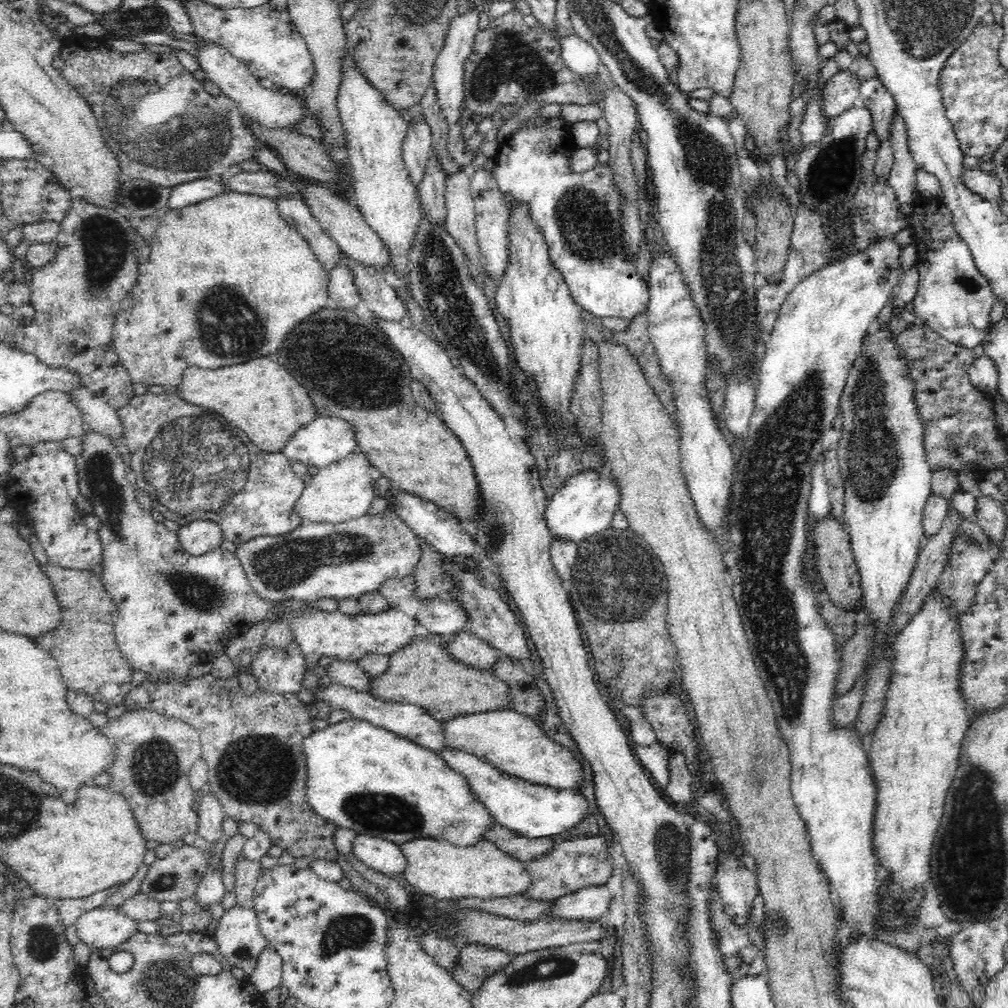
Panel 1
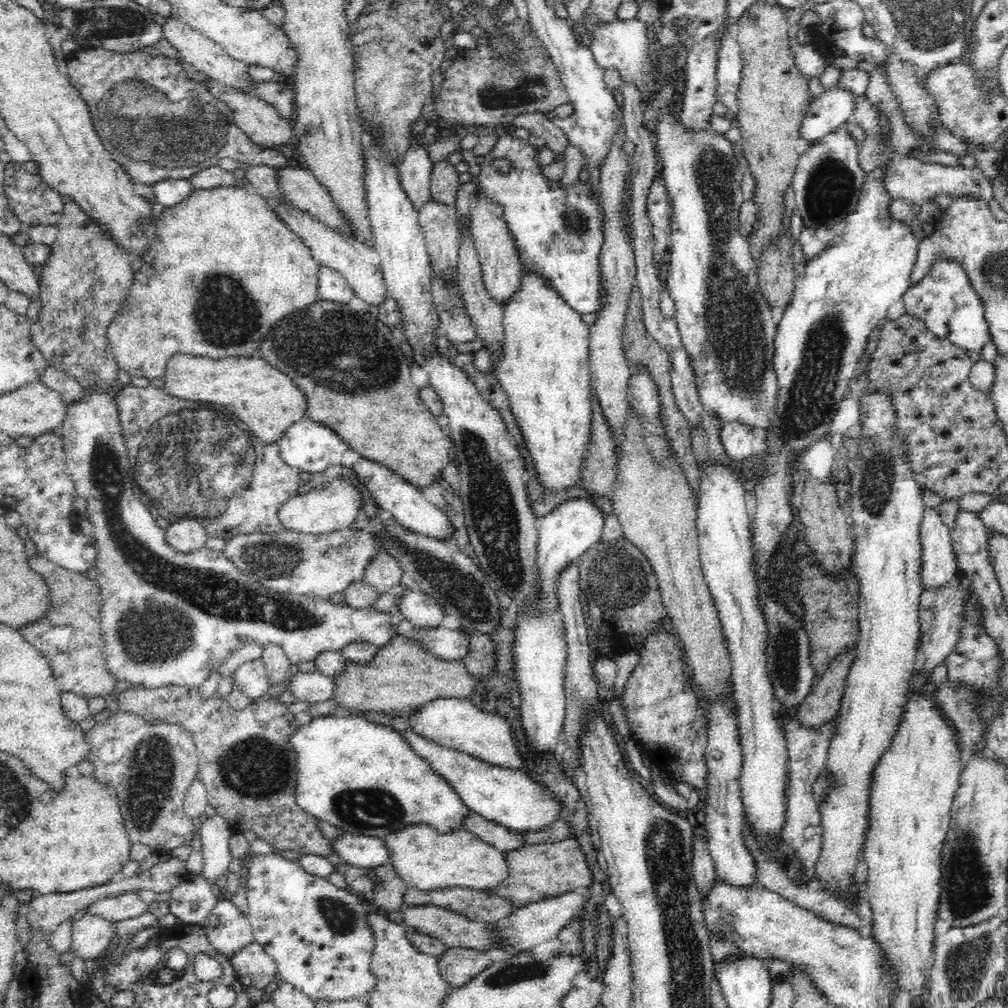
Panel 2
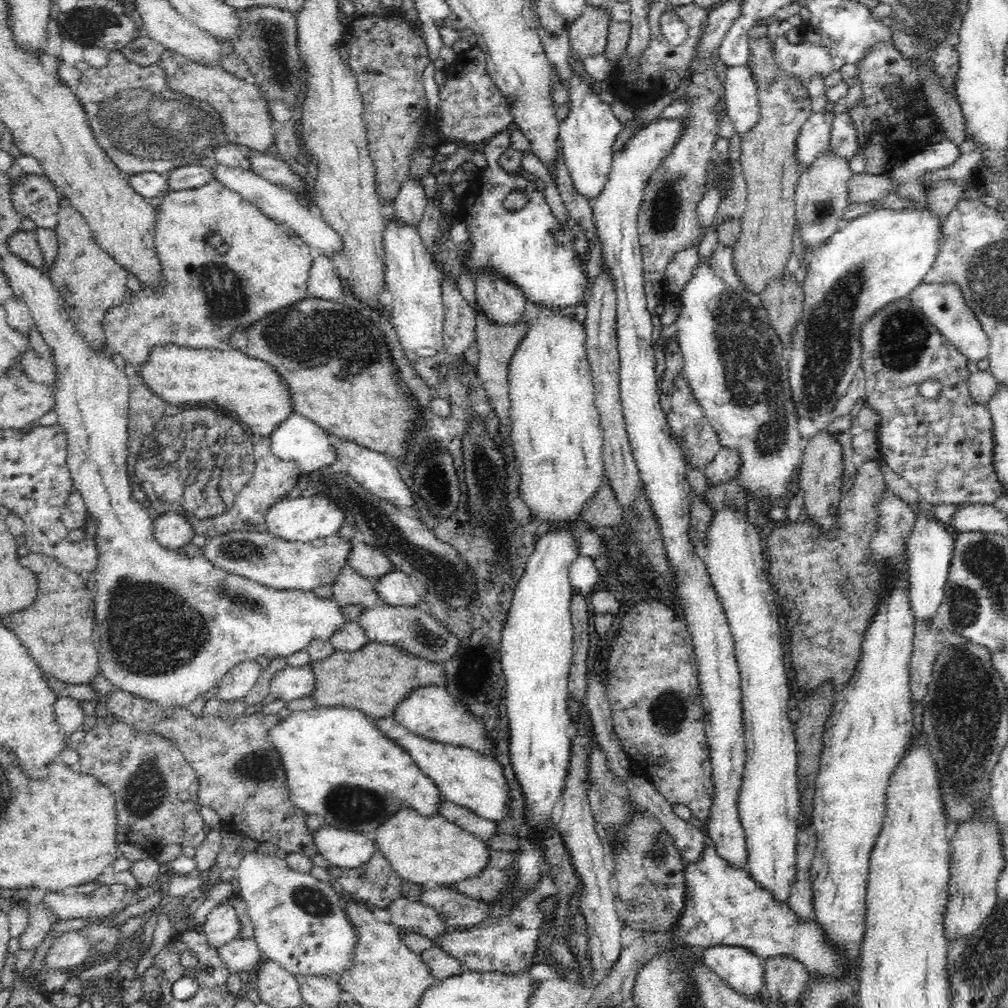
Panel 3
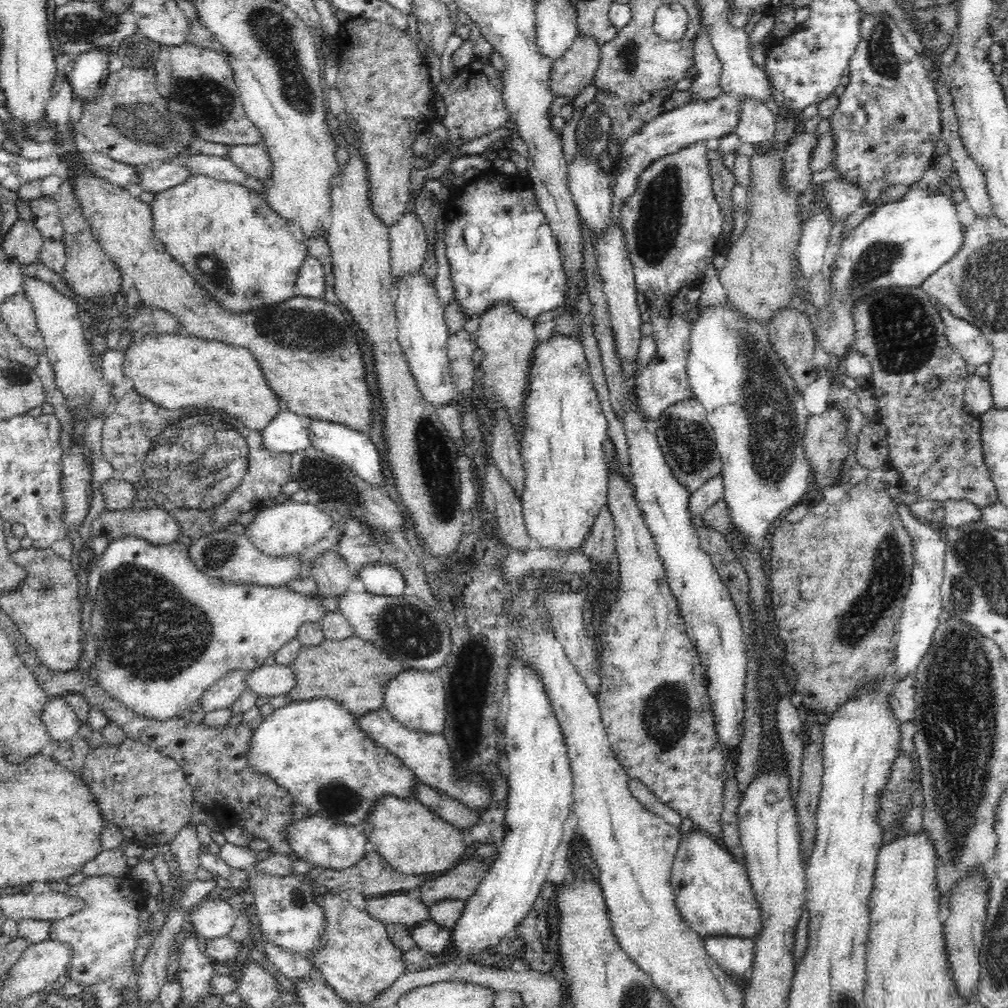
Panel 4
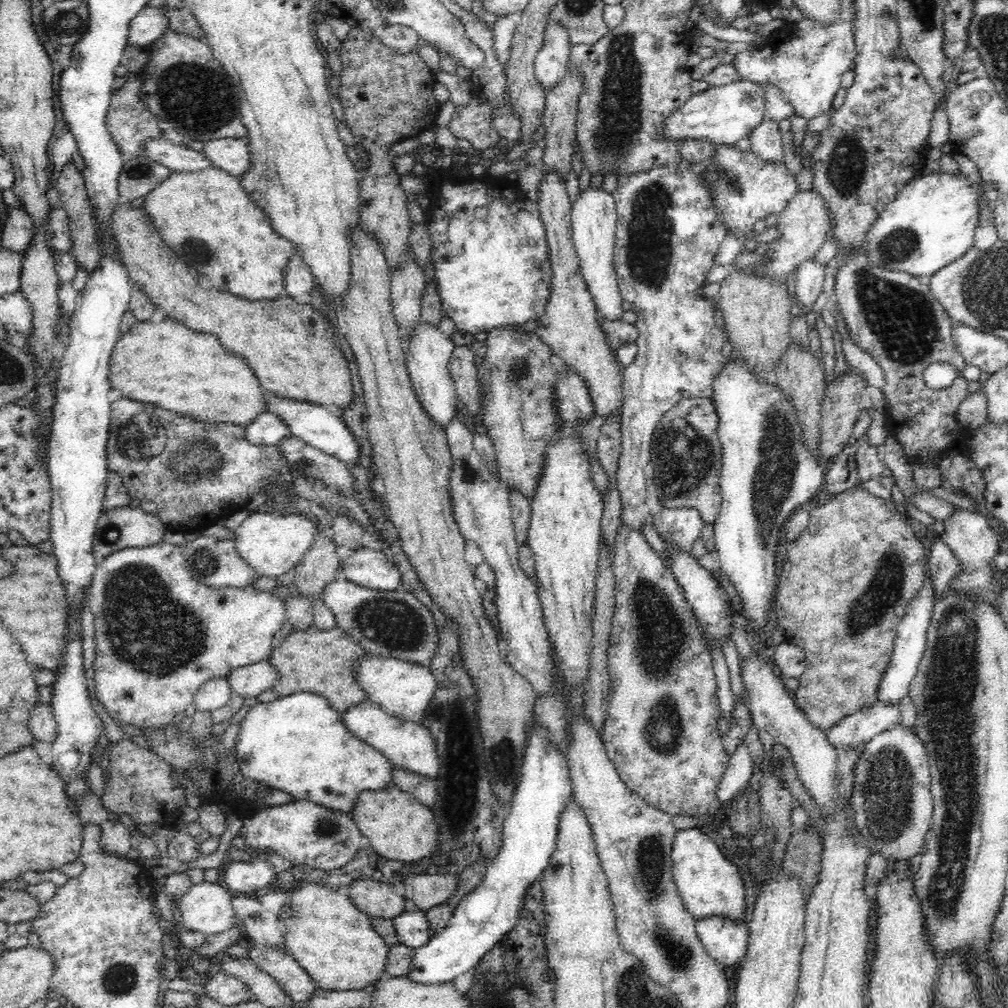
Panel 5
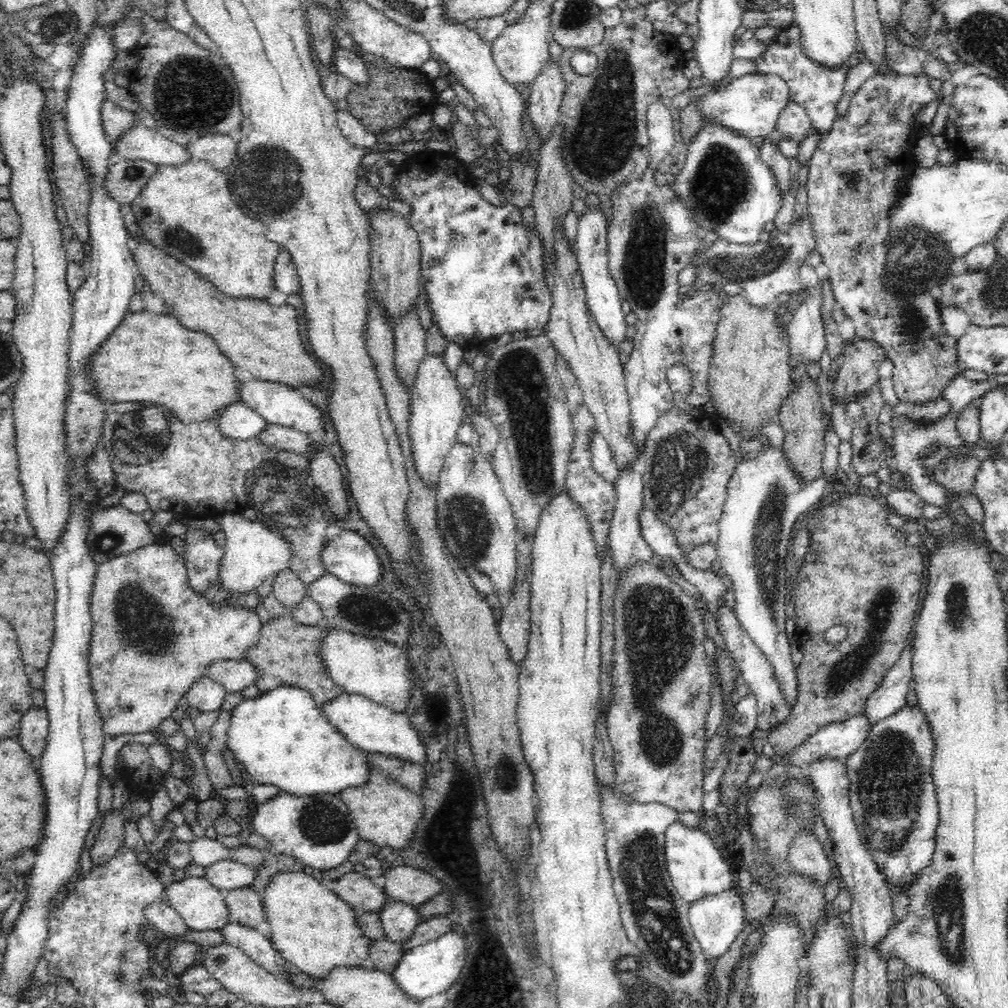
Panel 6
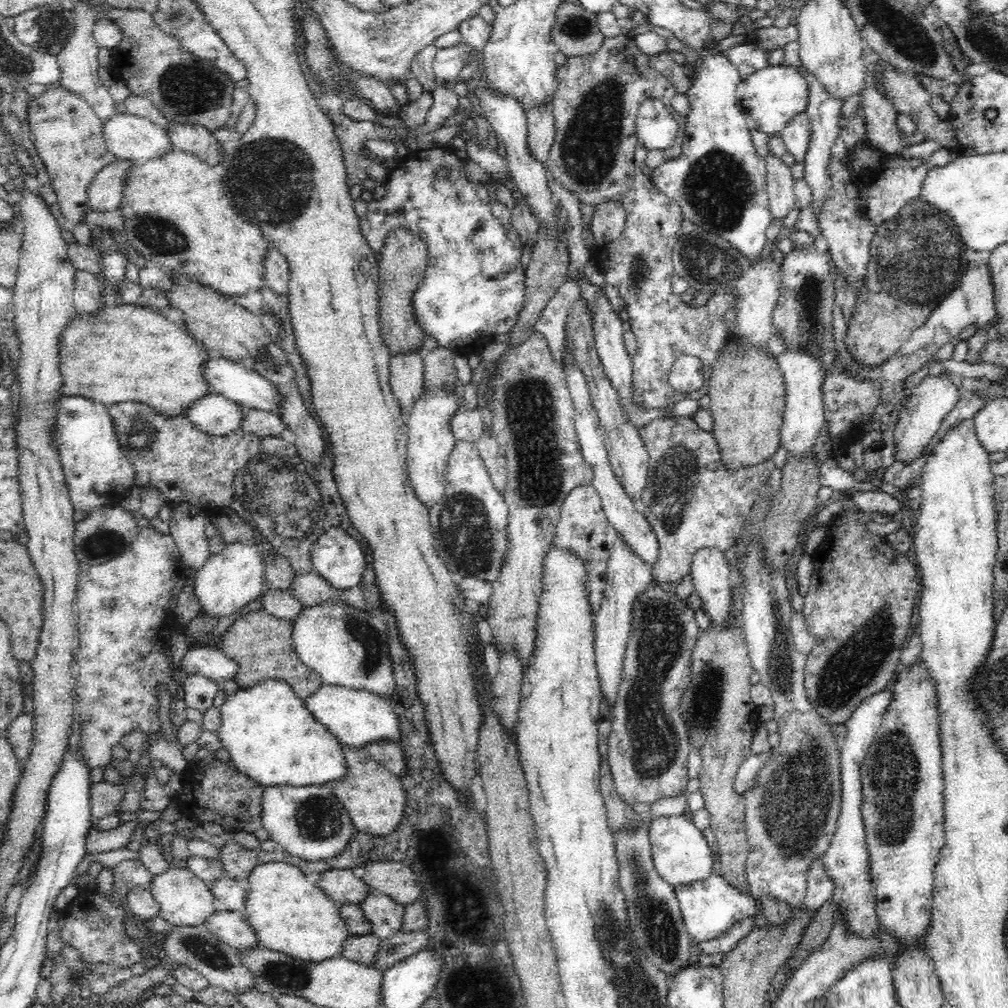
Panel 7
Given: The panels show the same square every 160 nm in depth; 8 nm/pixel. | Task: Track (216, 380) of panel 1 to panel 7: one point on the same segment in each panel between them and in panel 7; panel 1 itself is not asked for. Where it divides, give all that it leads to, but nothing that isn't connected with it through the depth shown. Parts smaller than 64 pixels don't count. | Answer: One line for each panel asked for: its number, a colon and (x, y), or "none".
2: (268, 402)
3: (252, 390)
4: (173, 371)
5: (166, 364)
6: (152, 358)
7: (130, 354)

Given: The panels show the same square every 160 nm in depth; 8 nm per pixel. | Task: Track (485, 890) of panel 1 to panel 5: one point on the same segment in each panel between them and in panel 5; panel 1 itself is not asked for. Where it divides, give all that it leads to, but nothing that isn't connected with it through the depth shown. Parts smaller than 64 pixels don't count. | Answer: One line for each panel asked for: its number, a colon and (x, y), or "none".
2: (424, 859)
3: (432, 852)
4: (416, 841)
5: (399, 827)

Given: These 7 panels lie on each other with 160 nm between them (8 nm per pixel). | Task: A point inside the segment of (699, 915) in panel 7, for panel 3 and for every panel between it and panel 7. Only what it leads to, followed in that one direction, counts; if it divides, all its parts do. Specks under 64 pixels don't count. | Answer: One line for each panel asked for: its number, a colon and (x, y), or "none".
3: (741, 970)
4: (735, 956)
5: (726, 942)
6: (716, 920)

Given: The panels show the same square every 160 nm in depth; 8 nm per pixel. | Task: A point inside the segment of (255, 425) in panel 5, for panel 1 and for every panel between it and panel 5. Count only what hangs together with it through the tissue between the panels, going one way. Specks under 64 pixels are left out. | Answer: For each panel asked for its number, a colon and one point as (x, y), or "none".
1: (323, 440)
2: (310, 447)
3: (298, 439)
4: (287, 432)

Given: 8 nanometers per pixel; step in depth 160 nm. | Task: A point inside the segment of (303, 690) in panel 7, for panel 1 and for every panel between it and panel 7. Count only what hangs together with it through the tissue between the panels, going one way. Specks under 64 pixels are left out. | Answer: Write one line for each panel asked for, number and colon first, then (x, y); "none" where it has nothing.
1: (423, 673)
2: (403, 677)
3: (376, 679)
4: (353, 672)
5: (320, 662)
6: (289, 654)

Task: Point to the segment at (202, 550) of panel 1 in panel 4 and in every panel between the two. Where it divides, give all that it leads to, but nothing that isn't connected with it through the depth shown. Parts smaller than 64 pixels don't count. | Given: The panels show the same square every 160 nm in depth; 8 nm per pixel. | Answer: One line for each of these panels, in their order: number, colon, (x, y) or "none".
2: (188, 534)
3: (172, 531)
4: (156, 525)

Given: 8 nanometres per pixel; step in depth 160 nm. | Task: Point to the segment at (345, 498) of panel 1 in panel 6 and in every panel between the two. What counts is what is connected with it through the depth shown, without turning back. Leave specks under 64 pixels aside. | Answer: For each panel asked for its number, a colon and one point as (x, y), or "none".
2: (335, 506)
3: (302, 518)
4: (287, 528)
5: (272, 543)
6: (254, 552)

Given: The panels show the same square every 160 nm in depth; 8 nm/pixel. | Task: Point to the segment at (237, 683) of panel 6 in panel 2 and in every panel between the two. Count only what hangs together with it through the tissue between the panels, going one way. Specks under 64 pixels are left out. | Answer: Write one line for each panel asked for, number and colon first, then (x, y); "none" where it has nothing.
2: (314, 686)
3: (290, 683)
4: (267, 680)
5: (251, 680)

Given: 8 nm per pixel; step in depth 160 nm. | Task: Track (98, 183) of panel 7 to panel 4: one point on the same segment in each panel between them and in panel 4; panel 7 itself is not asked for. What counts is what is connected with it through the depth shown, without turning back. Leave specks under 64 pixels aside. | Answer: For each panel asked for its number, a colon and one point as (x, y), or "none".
4: (167, 175)
5: (140, 175)
6: (126, 178)

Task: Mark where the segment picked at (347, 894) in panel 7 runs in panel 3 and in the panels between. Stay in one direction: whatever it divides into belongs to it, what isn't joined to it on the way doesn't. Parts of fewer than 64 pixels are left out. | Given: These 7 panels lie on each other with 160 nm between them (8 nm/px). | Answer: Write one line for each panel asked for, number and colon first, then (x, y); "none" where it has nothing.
3: (409, 916)
4: (399, 908)
5: (374, 898)
6: (357, 890)

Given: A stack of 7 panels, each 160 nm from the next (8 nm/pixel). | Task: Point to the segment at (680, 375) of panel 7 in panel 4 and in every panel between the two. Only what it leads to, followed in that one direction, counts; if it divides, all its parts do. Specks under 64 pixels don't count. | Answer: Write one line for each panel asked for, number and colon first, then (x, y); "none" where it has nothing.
4: (688, 440)
5: (686, 458)
6: (687, 460)

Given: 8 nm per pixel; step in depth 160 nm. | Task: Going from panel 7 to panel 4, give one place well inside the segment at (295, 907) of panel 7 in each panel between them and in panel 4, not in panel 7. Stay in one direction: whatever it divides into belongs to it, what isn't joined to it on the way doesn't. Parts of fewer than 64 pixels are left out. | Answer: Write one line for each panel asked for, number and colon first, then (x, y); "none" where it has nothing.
4: (358, 960)
5: (333, 941)
6: (313, 929)

